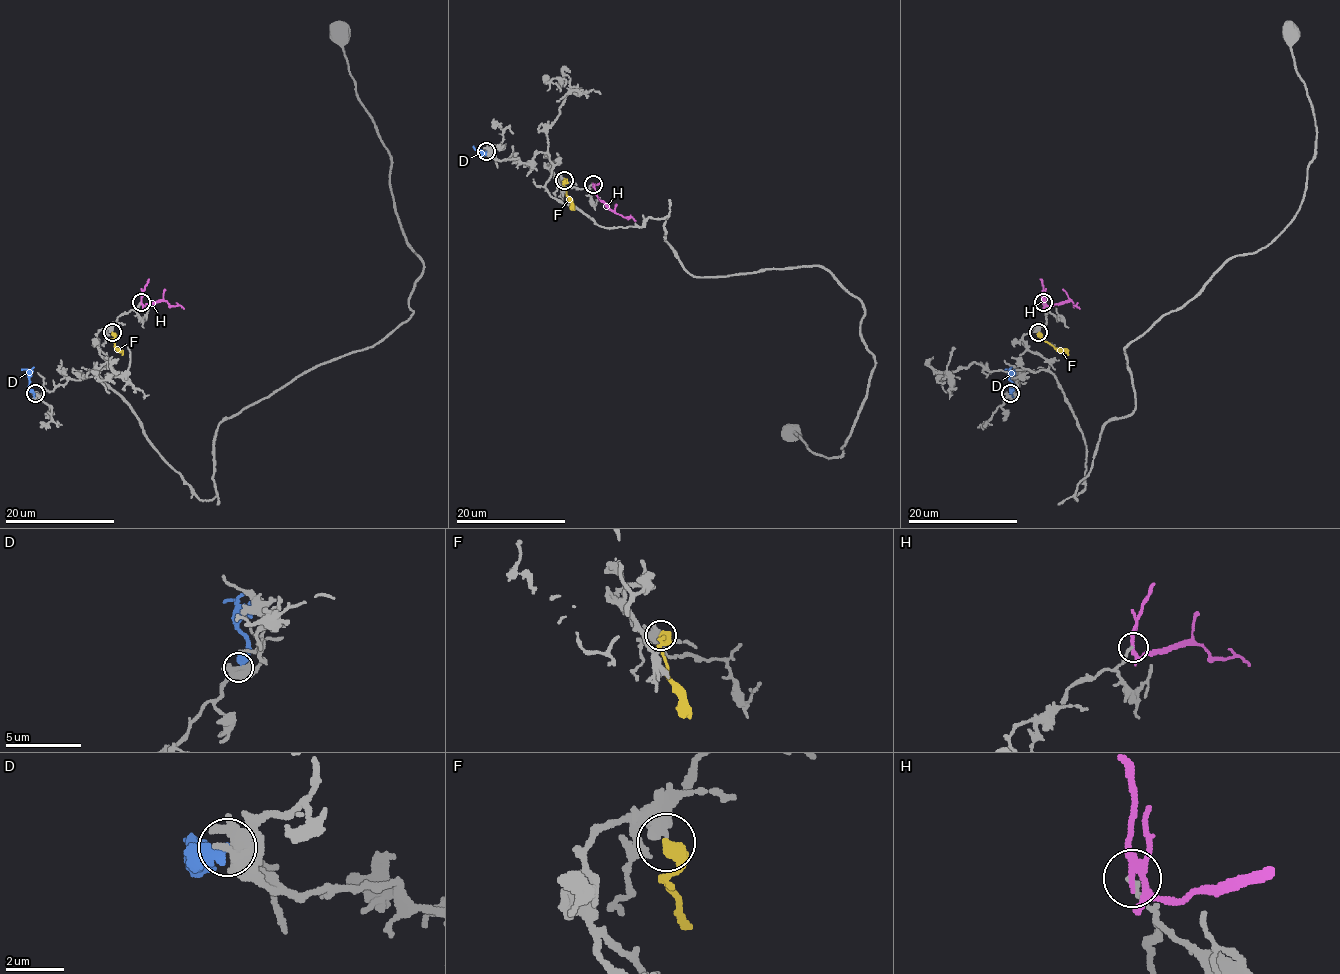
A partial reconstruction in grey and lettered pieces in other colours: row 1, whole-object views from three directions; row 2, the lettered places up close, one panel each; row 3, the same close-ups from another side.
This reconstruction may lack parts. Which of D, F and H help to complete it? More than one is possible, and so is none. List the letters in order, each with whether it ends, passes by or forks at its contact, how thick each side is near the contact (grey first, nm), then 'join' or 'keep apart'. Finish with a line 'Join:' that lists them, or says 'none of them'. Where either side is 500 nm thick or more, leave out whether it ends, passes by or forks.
D: it ends; calibres 480 and 320 nm; keep apart
F: calibres 460 and 550 nm; keep apart
H: it forks; calibres 190 and 170 nm; keep apart
Join: none of them

